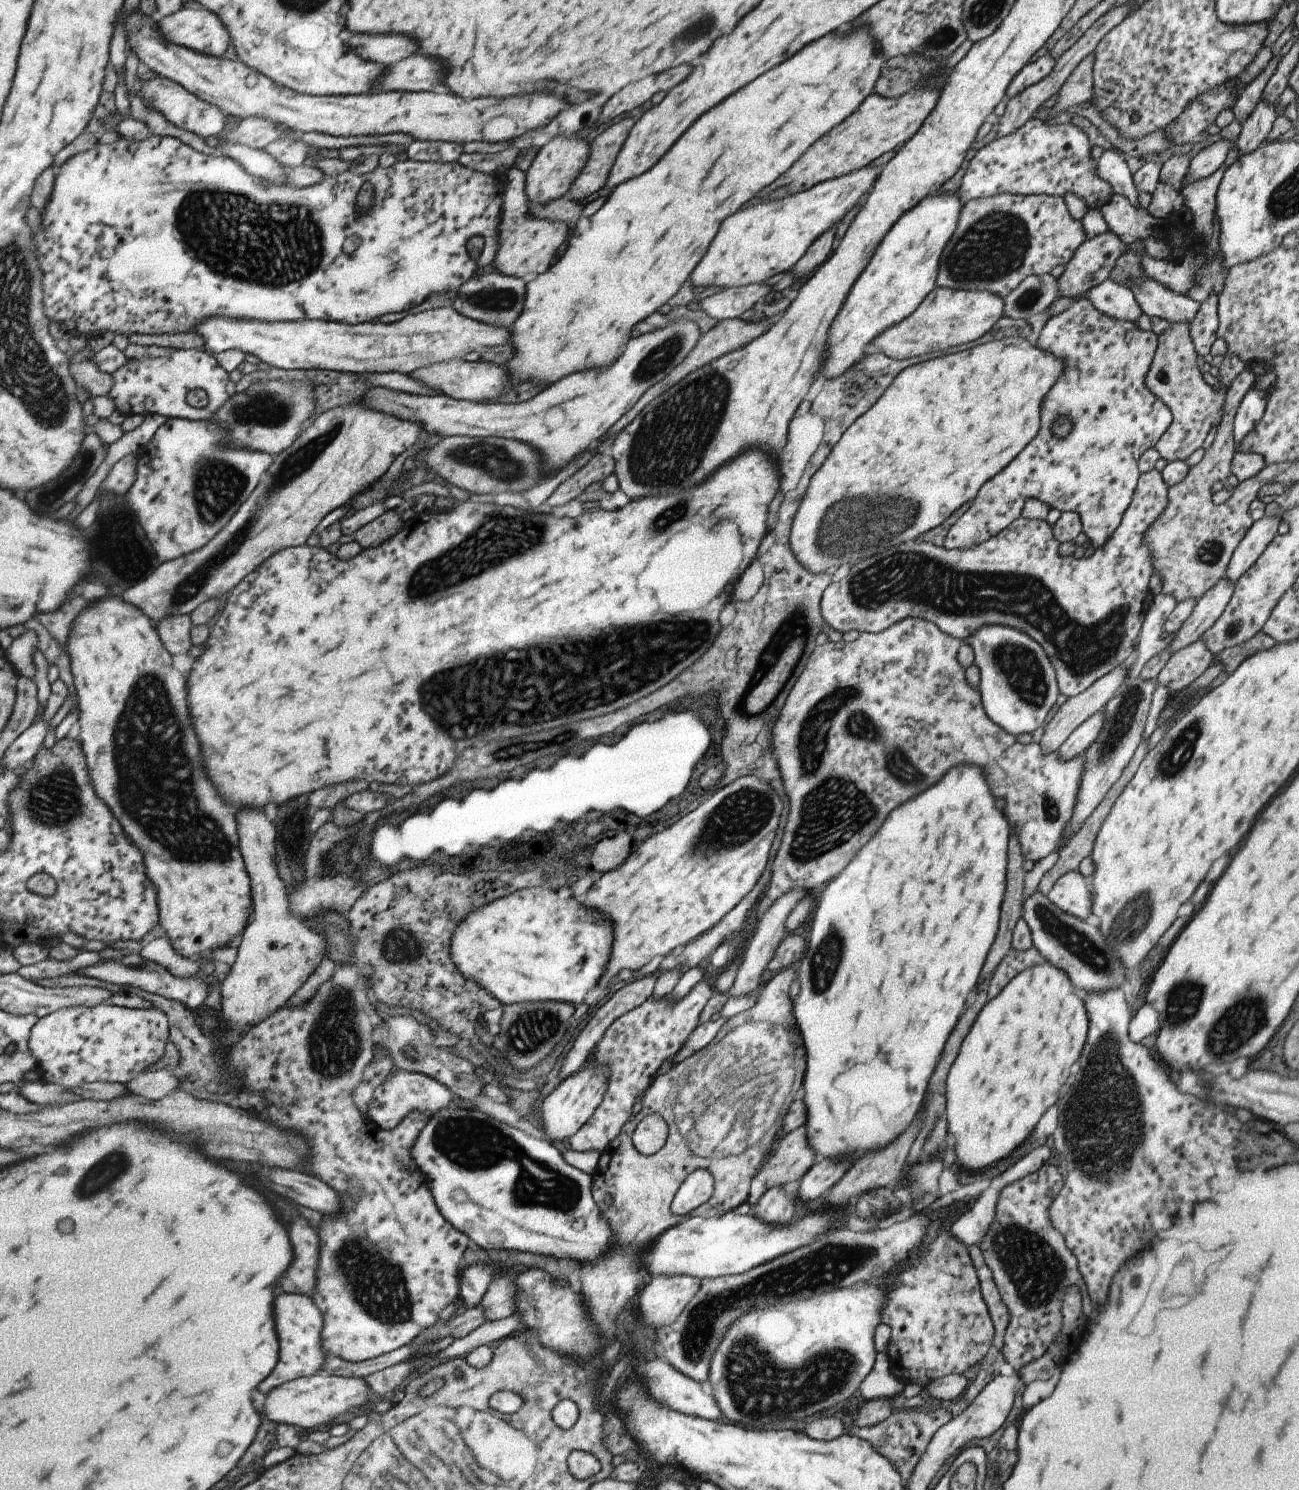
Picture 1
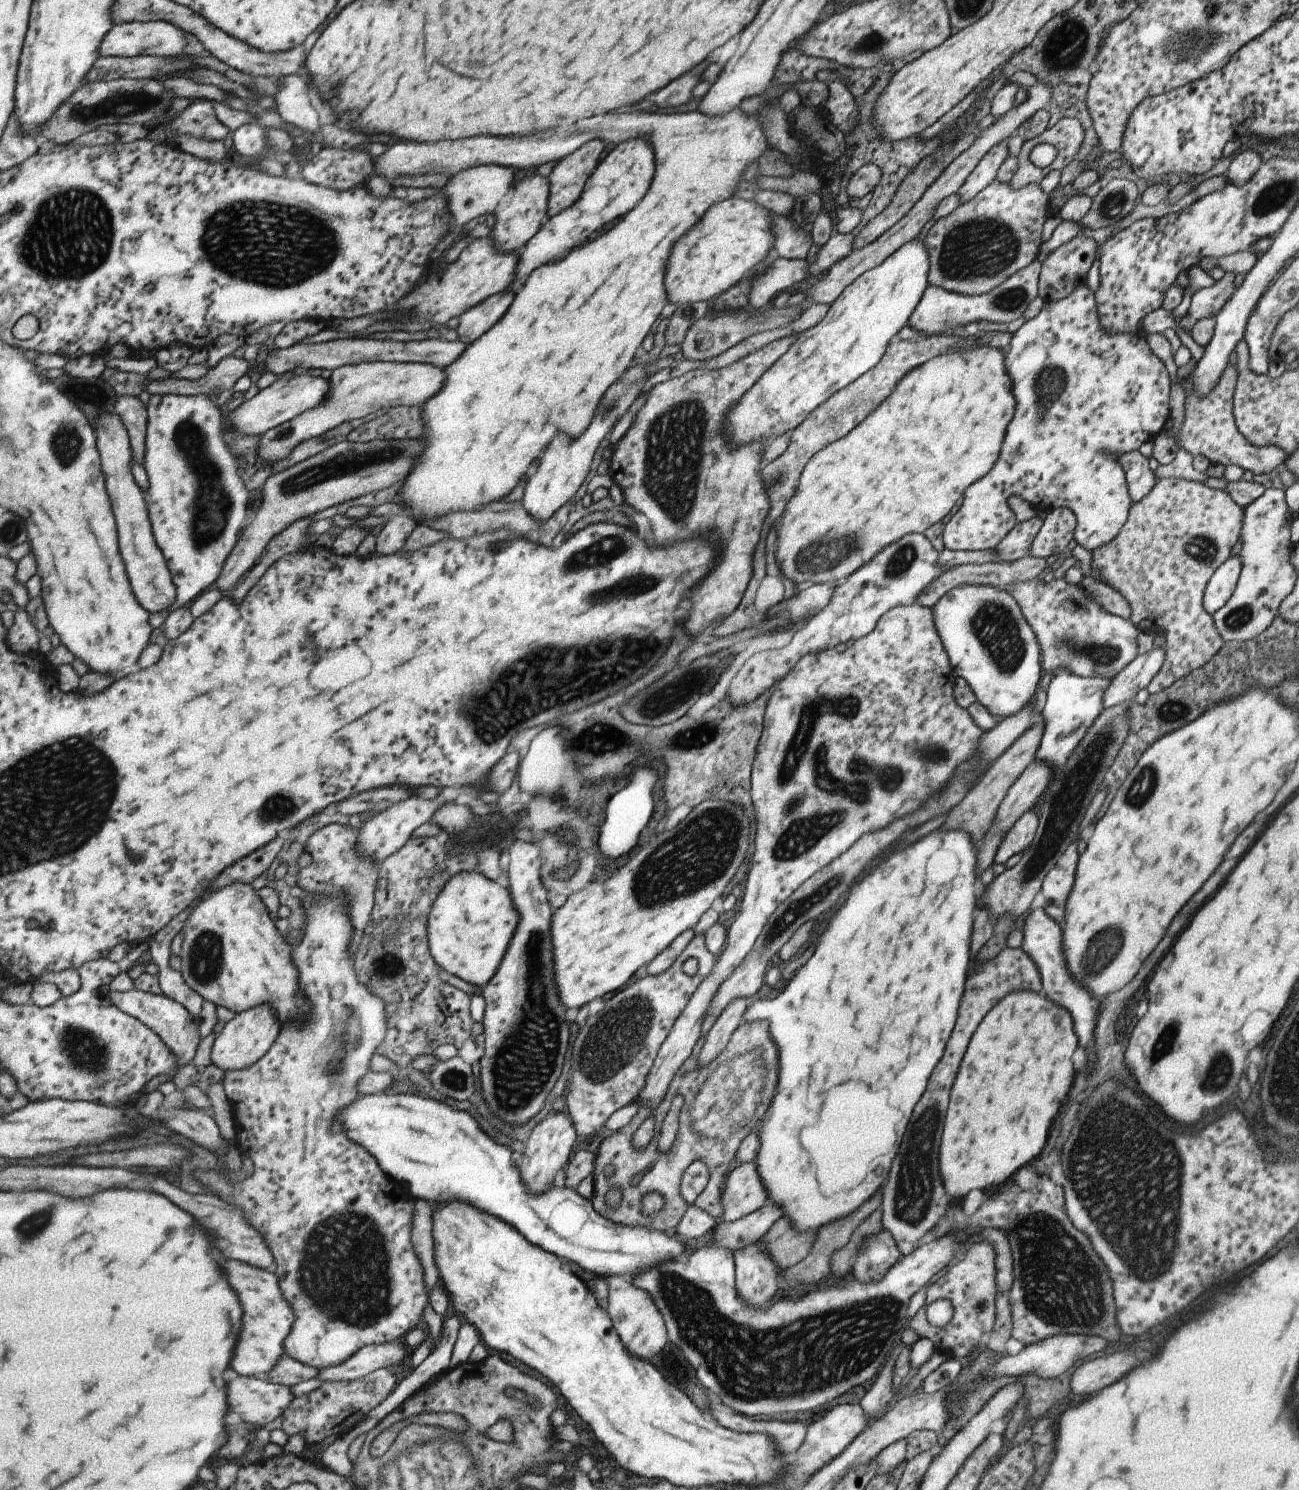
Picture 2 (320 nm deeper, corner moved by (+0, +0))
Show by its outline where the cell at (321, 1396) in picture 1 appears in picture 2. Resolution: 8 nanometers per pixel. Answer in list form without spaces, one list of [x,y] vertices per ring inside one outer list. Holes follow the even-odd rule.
[[[239,1375],[227,1382],[230,1410],[243,1419],[247,1427],[257,1429],[273,1422],[293,1403],[291,1387],[266,1377]]]

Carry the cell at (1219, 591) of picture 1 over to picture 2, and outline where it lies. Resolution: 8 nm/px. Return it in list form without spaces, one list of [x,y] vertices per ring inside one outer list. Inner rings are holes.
[[[1152,648],[1128,662],[1113,678],[1110,678],[1109,684],[1104,688],[1102,710],[1119,703],[1131,702],[1134,696],[1141,689],[1145,689],[1155,676],[1163,664],[1163,659],[1163,649]]]

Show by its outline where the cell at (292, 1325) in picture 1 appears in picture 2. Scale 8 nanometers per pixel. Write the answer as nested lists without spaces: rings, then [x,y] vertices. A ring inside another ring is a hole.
[[[223,1260],[223,1270],[231,1280],[231,1288],[239,1292],[245,1310],[243,1340],[239,1340],[239,1352],[235,1352],[233,1369],[248,1377],[266,1377],[286,1354],[286,1340],[293,1332],[297,1314],[286,1299],[281,1281],[272,1269],[260,1269],[240,1260]]]

